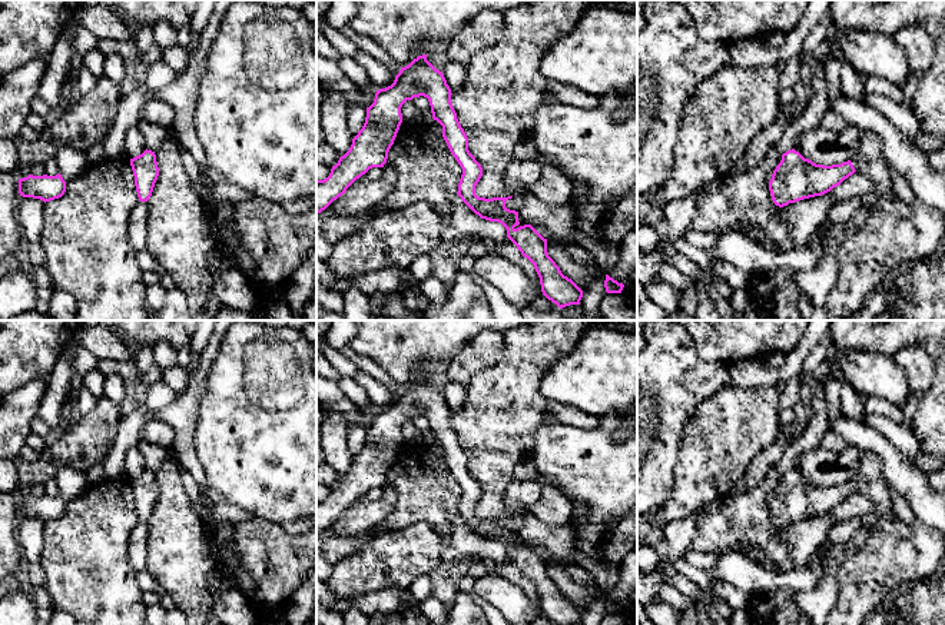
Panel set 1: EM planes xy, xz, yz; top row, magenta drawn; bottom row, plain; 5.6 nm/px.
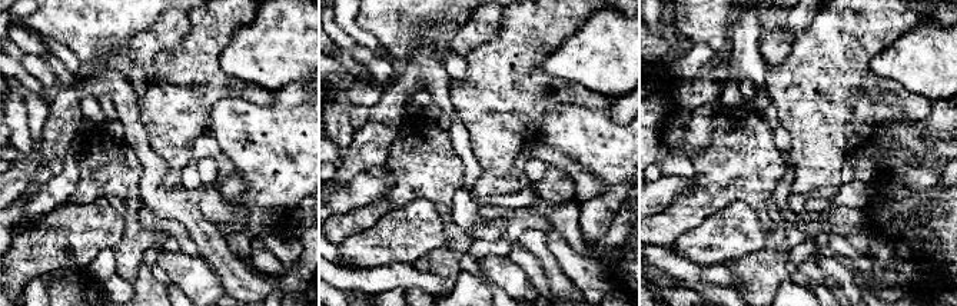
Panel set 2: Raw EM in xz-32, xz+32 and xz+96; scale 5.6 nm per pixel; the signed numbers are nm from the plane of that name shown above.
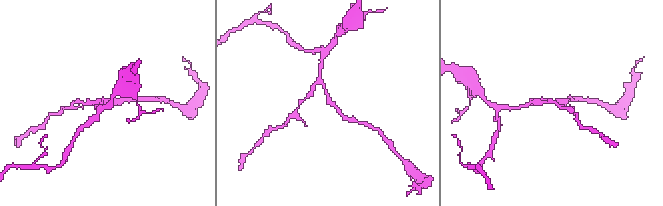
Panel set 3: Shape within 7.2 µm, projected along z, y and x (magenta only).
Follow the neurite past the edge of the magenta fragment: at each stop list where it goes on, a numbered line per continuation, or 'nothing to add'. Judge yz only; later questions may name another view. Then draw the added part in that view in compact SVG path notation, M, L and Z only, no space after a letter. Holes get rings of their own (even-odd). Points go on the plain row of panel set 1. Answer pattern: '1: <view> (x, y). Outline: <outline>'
nothing to add

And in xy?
nothing to add

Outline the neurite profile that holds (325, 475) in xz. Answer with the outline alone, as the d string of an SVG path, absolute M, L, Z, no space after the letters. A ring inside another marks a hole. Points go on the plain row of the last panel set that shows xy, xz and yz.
M325 462L316 466L316 485L335 486L339 475Z

